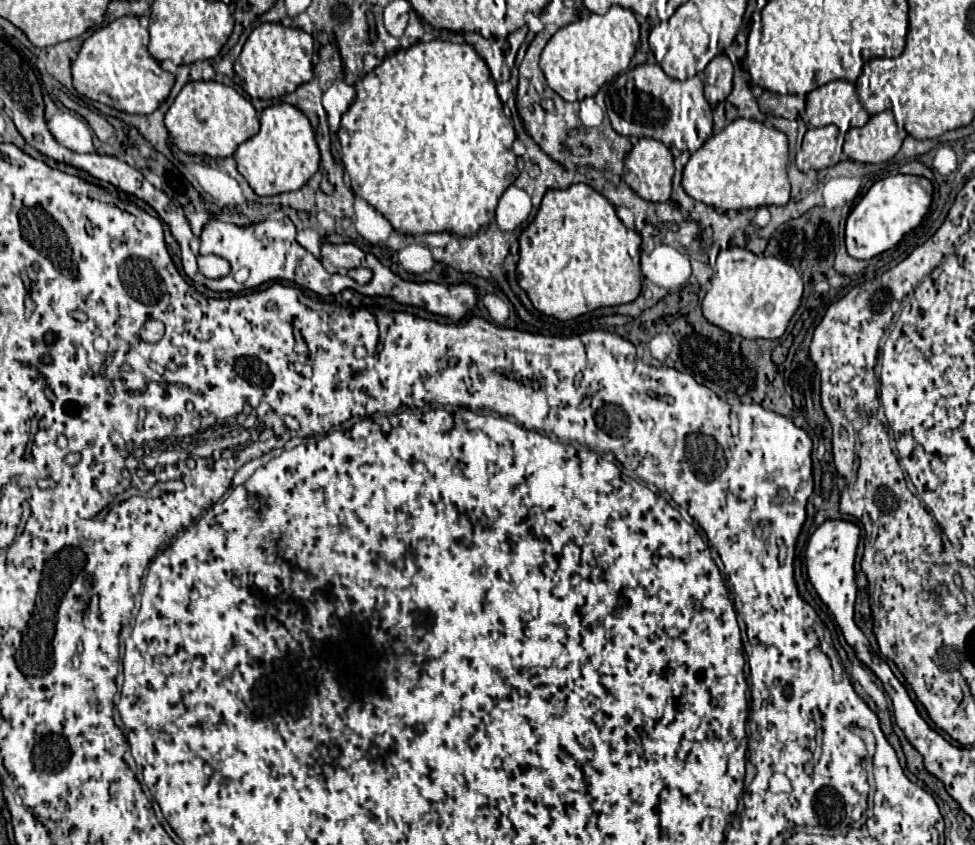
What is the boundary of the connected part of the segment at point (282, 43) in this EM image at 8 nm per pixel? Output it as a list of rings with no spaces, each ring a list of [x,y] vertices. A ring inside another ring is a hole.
[[[260,24],[252,30],[248,36],[242,54],[240,64],[244,68],[242,88],[250,94],[250,98],[260,100],[274,100],[282,98],[290,92],[294,92],[300,84],[306,84],[312,80],[312,56],[314,56],[314,40],[310,34],[288,28],[284,24]]]

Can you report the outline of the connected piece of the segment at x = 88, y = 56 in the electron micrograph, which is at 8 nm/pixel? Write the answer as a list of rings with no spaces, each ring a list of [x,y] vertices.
[[[122,16],[114,22],[110,22],[108,26],[96,30],[90,38],[84,40],[84,44],[78,52],[78,58],[72,62],[72,78],[74,78],[76,92],[80,96],[102,102],[120,112],[142,114],[142,116],[154,112],[158,108],[158,104],[162,104],[162,100],[168,98],[168,94],[174,86],[174,74],[164,72],[160,68],[160,64],[154,58],[150,58],[146,46],[148,46],[148,30],[142,28],[138,18],[134,18],[134,16]]]

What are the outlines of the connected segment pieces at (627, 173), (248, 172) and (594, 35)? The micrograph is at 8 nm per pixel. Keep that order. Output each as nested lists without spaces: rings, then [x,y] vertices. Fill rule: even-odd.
[[[640,138],[624,164],[624,182],[648,202],[666,202],[672,192],[672,152],[658,140]]]
[[[290,104],[268,106],[260,116],[260,132],[234,152],[238,172],[258,196],[274,196],[302,188],[320,166],[320,152],[310,120]]]
[[[614,6],[606,14],[590,14],[560,28],[542,50],[540,68],[546,84],[568,102],[594,96],[606,82],[624,72],[636,52],[640,24],[634,12]]]

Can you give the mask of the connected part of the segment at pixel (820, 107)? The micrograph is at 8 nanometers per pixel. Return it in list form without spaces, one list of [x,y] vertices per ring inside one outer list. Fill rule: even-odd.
[[[834,80],[810,92],[810,102],[806,96],[804,120],[810,126],[834,124],[844,134],[850,128],[864,126],[870,114],[862,108],[856,88],[848,80]]]

